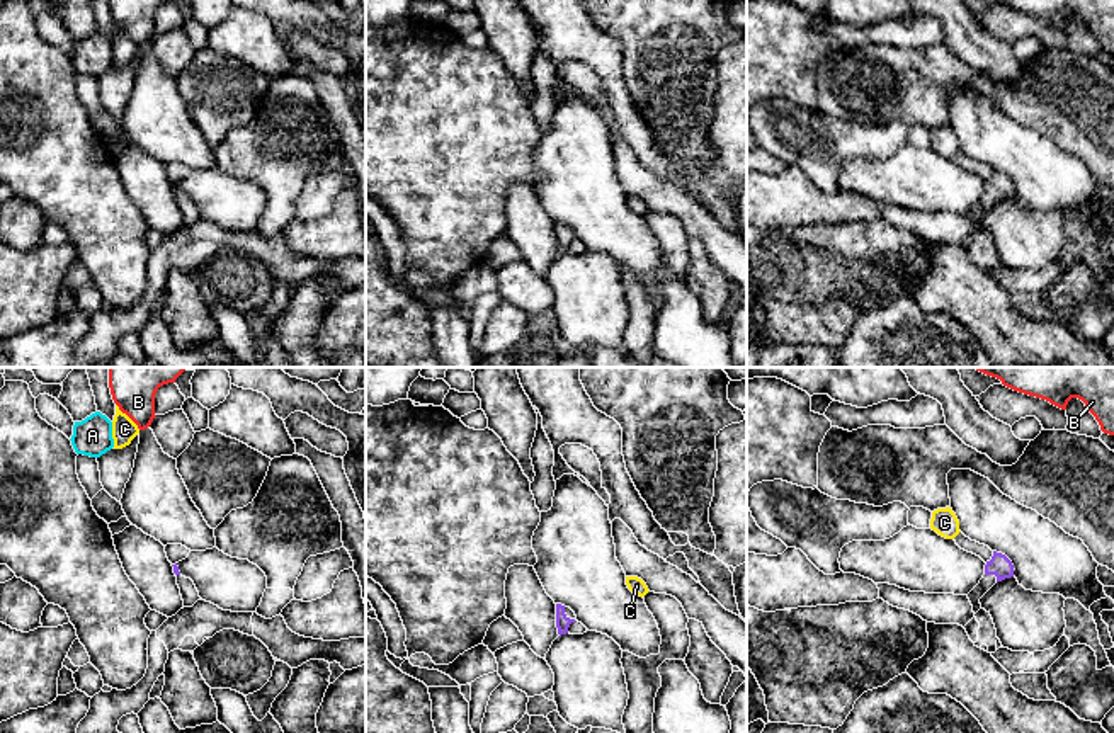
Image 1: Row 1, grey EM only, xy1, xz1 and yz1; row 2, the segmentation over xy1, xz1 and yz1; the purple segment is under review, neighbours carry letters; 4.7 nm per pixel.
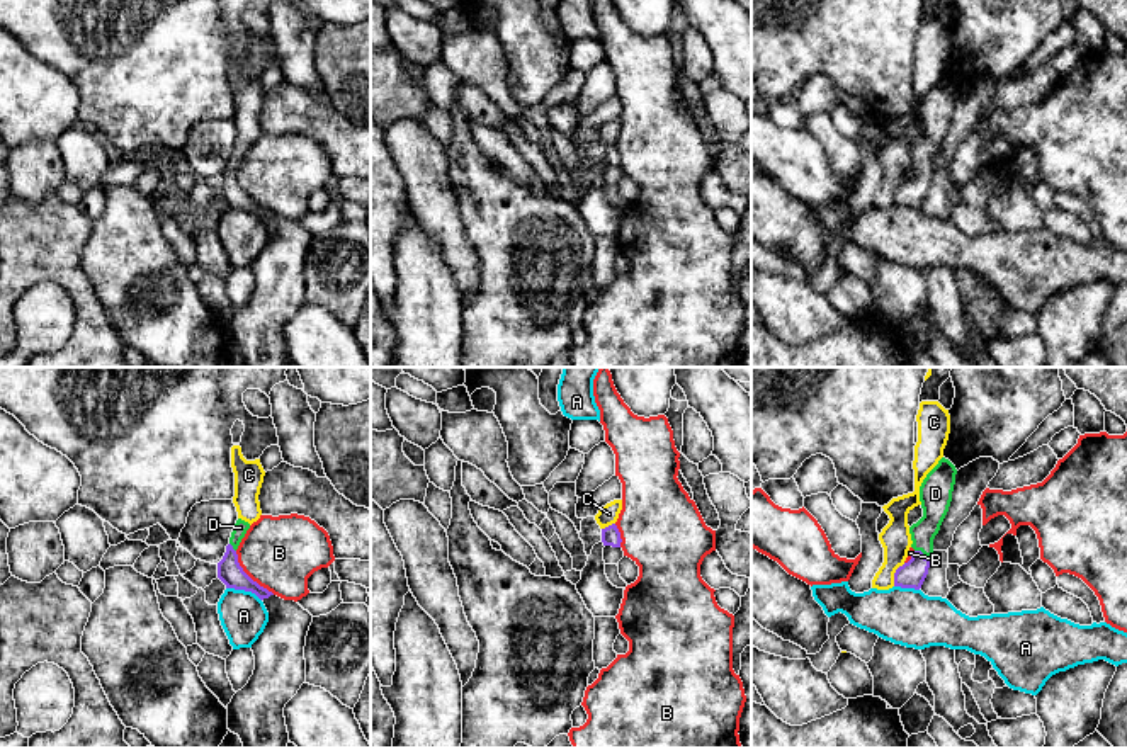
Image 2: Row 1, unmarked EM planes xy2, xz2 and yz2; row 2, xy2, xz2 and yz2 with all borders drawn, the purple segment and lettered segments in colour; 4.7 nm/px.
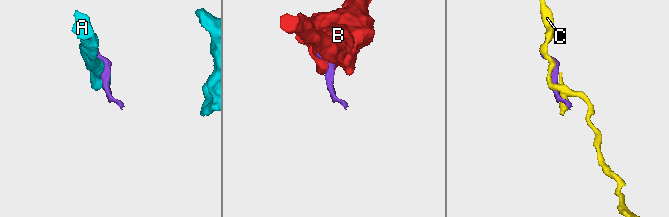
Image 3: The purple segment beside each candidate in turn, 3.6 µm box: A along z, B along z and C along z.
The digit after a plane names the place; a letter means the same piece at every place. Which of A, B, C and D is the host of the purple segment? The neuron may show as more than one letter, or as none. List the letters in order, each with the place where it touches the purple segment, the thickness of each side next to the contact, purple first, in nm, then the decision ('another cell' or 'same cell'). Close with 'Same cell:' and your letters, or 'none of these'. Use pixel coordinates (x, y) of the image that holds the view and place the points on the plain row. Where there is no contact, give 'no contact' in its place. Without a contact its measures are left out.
A: xy2 (243, 208) | 120/220 nm | another cell
B: xy2 (249, 196) | 120/360 nm | another cell
C: yz2 (894, 192) | 130/140 nm | another cell
D: yz2 (922, 172) | 130/140 nm | same cell
Same cell: D

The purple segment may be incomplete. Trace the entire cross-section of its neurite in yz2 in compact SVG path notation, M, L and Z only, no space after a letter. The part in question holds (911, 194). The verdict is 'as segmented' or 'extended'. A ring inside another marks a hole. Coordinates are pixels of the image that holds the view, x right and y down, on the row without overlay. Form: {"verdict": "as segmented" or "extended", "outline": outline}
{"verdict": "extended", "outline": "M942 76L920 105L923 136L909 146L911 178L894 192L894 206L920 209L932 182L933 158L949 131L955 104L955 85Z"}

